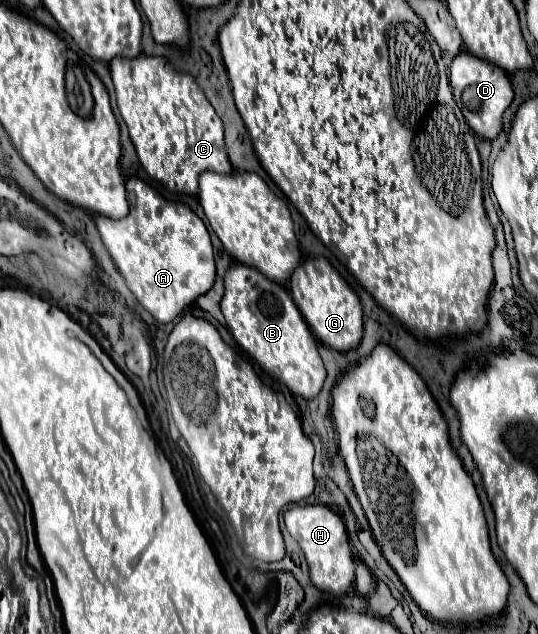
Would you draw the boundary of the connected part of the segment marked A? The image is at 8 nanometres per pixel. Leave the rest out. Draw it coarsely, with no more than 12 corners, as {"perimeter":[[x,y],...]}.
{"perimeter":[[142,179],[94,217],[124,283],[160,323],[210,291],[202,219]]}

